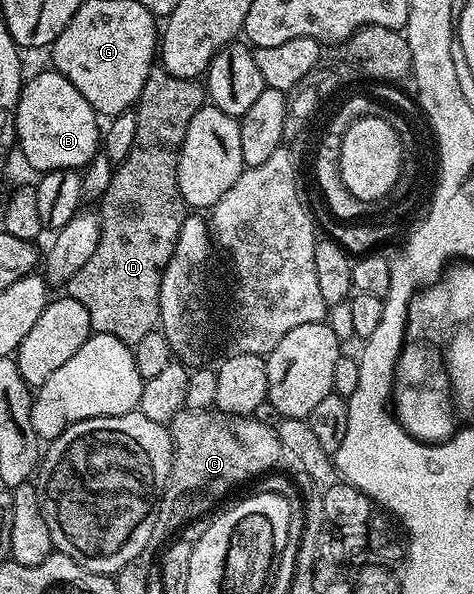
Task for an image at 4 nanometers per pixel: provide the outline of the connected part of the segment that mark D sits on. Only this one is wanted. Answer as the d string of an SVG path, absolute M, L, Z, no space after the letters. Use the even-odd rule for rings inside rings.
M161 69L151 70L136 104L136 137L132 140L132 149L128 149L128 157L115 166L112 181L100 200L100 245L96 245L96 253L88 257L76 277L64 284L65 294L88 309L91 332L111 335L124 344L133 345L159 326L162 275L174 255L180 229L188 214L186 202L180 193L178 158L188 125L207 99L205 86L198 79L181 79Z

